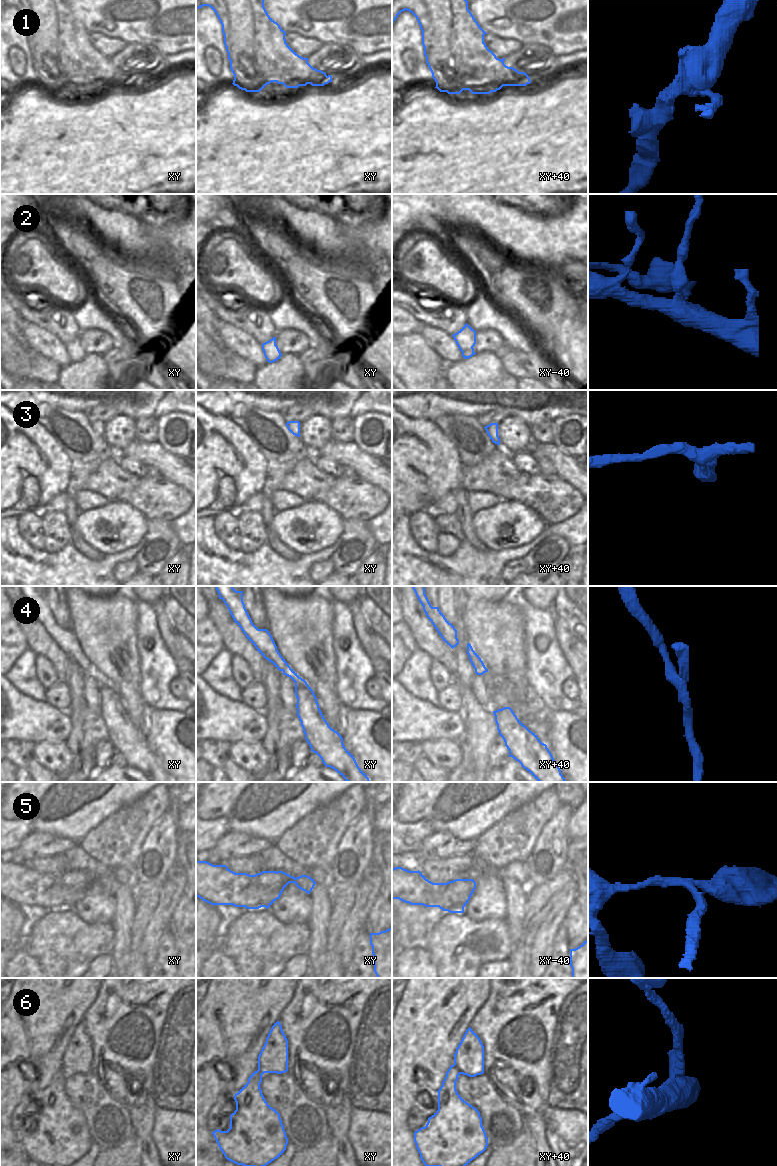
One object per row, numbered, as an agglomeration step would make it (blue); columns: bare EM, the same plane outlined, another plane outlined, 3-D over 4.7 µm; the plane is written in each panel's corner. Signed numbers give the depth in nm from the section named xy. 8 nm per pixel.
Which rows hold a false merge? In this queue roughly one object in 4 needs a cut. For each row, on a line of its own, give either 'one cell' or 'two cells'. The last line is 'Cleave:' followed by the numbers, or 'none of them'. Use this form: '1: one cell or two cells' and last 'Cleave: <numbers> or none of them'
1: two cells
2: two cells
3: one cell
4: one cell
5: two cells
6: one cell
Cleave: 1, 2, 5

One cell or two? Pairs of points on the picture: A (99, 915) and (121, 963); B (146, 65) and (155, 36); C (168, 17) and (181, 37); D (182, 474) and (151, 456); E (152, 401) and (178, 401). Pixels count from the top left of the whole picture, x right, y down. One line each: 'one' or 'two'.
A: two
B: two
C: one
D: one
E: one

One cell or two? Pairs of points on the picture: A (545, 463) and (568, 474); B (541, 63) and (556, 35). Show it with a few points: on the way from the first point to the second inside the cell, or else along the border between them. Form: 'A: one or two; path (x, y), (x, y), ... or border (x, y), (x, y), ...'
A: two; border (535, 458), (546, 457), (556, 472)
B: two; border (526, 43), (544, 45), (555, 56)

